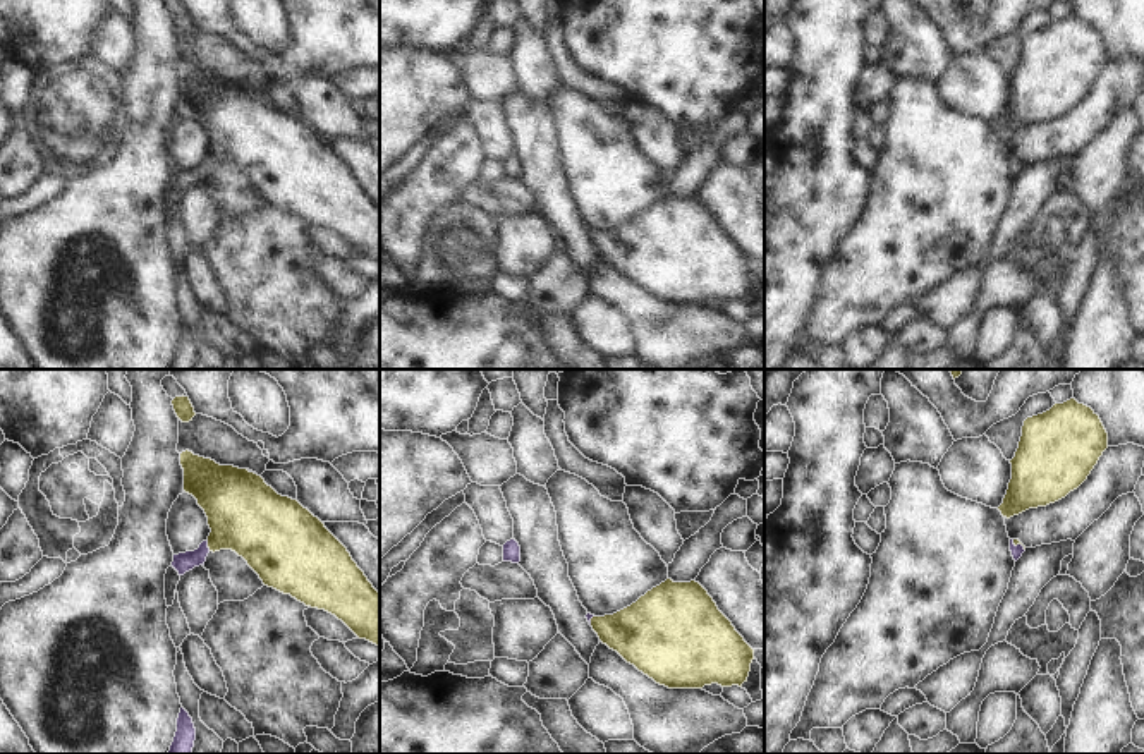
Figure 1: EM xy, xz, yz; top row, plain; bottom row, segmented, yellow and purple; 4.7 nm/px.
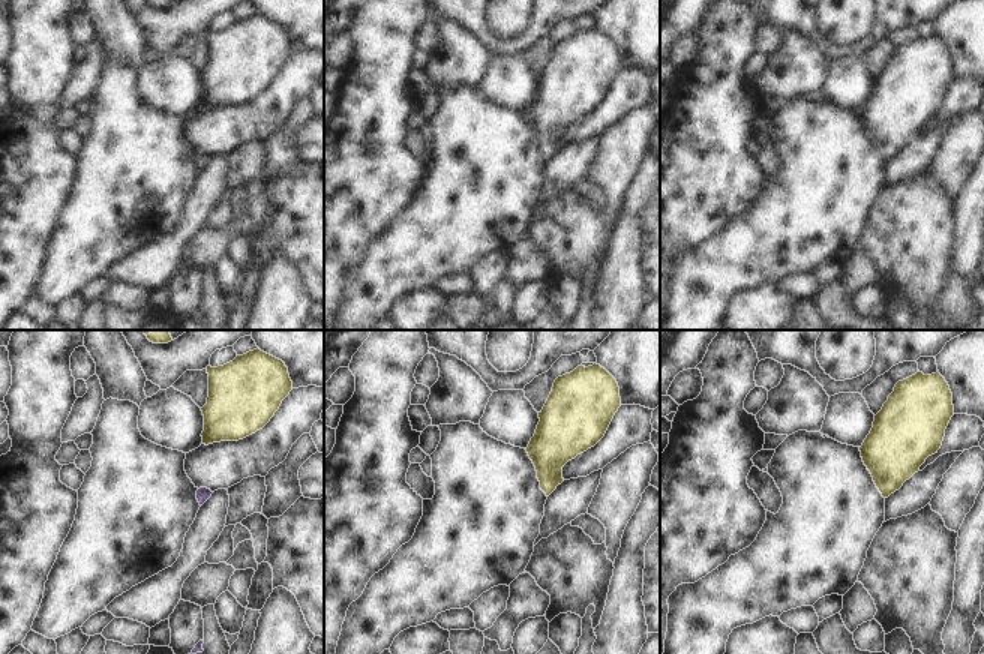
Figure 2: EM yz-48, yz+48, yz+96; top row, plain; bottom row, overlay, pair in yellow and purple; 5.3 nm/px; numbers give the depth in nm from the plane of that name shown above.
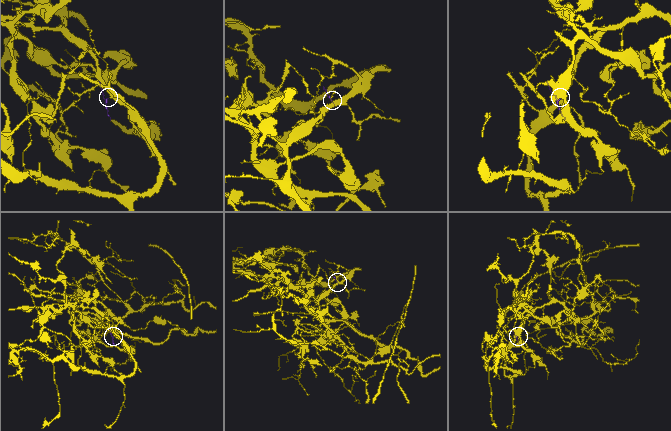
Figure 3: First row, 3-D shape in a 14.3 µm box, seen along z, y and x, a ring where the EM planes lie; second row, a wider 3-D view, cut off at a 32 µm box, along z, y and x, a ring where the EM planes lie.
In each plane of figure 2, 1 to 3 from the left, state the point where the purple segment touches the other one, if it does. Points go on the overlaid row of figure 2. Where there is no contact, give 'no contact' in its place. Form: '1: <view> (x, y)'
1: no contact
2: no contact
3: no contact

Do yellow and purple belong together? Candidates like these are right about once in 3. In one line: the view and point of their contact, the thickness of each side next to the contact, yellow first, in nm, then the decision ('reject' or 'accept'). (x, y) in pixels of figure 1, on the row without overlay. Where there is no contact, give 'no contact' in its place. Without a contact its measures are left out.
xy (208, 160) | 360/90 nm | accept

